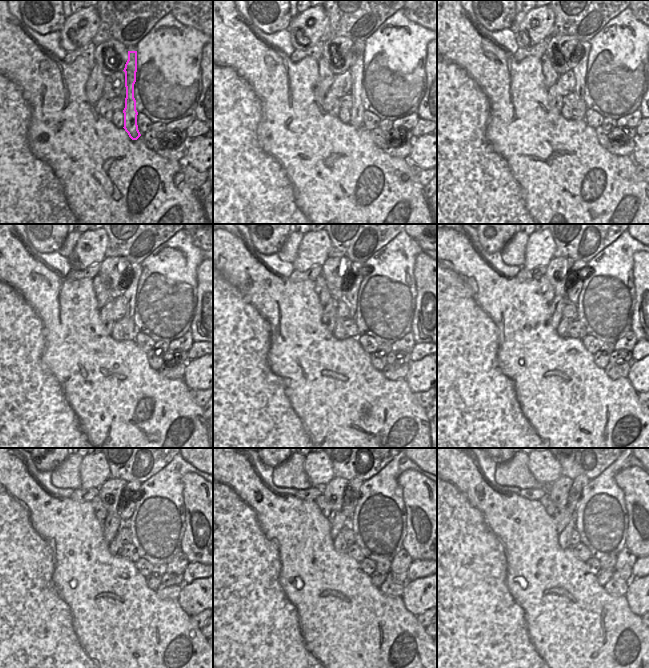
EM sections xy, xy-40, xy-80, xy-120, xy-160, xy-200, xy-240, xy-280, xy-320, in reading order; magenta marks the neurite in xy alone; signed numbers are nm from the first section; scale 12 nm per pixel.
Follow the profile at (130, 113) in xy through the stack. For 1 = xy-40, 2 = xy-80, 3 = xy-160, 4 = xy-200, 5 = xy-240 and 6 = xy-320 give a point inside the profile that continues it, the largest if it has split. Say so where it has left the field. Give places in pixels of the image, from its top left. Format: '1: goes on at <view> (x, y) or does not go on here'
1: goes on at xy-40 (356, 112)
2: goes on at xy-80 (579, 70)
3: goes on at xy-160 (351, 296)
4: goes on at xy-200 (579, 272)
5: goes on at xy-240 (130, 494)
6: goes on at xy-320 (579, 482)

